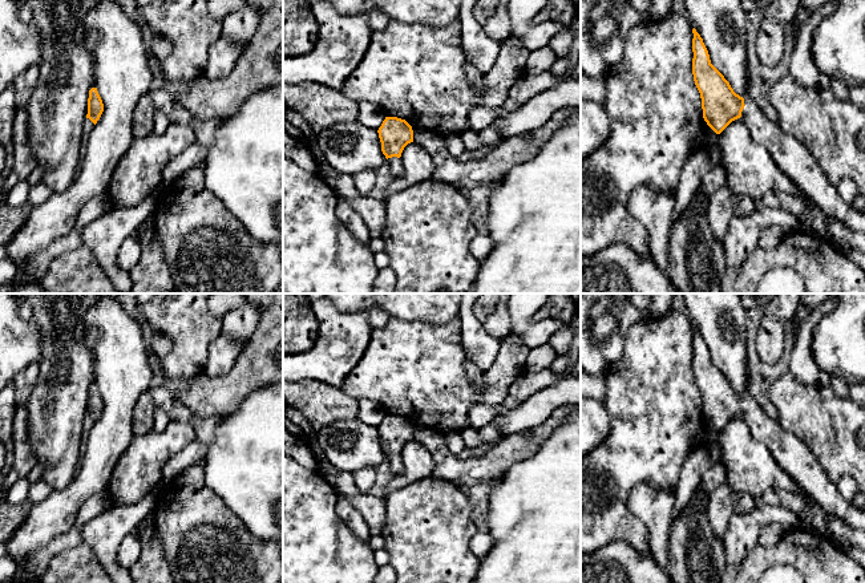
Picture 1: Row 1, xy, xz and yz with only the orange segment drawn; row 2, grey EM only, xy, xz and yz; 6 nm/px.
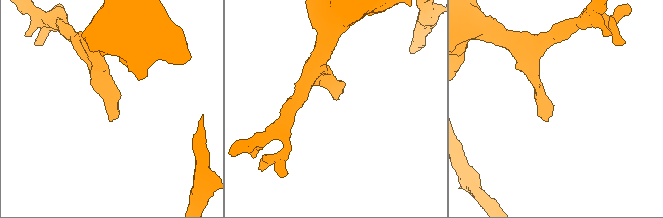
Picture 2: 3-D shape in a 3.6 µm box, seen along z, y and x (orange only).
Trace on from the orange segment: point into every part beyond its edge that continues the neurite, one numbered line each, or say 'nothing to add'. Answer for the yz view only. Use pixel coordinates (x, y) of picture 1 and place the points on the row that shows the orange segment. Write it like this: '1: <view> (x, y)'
1: yz (792, 157)

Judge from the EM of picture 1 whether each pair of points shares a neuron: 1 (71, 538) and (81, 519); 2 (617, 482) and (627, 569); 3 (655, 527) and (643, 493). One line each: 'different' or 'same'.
1: same
2: different
3: same

